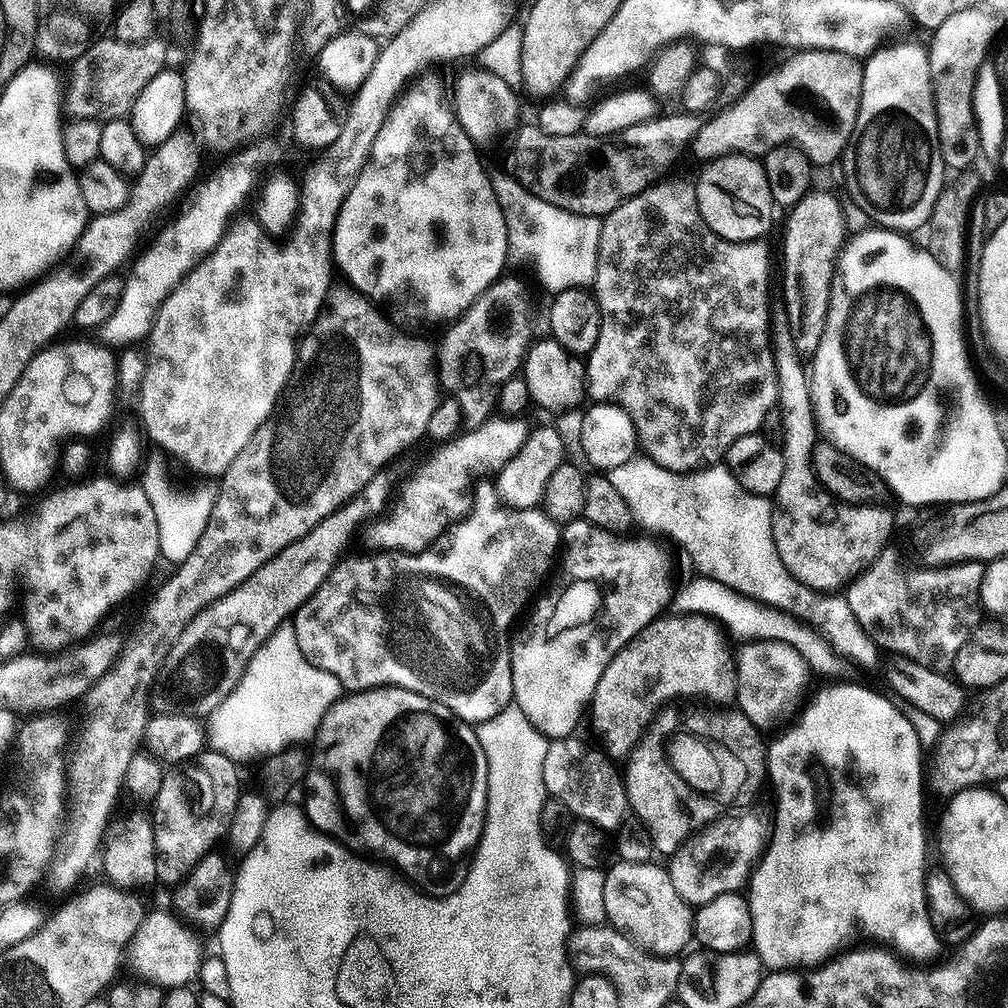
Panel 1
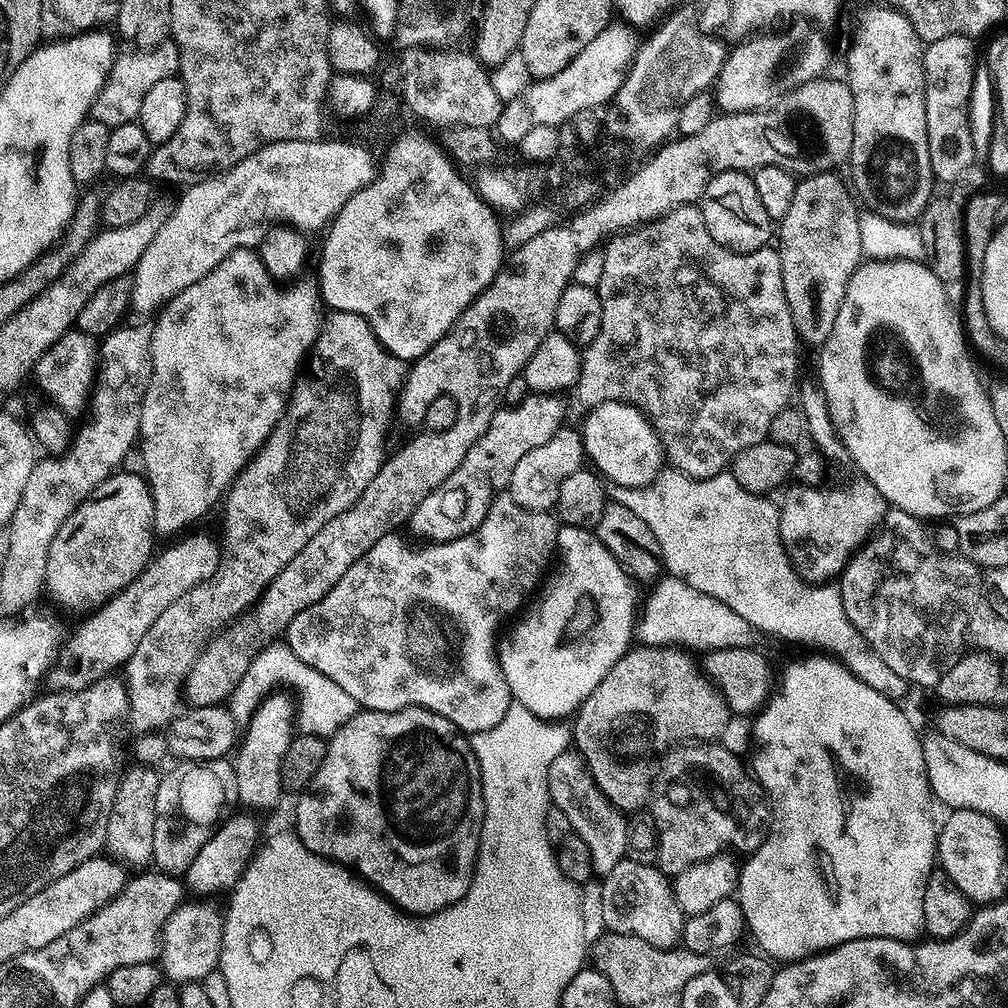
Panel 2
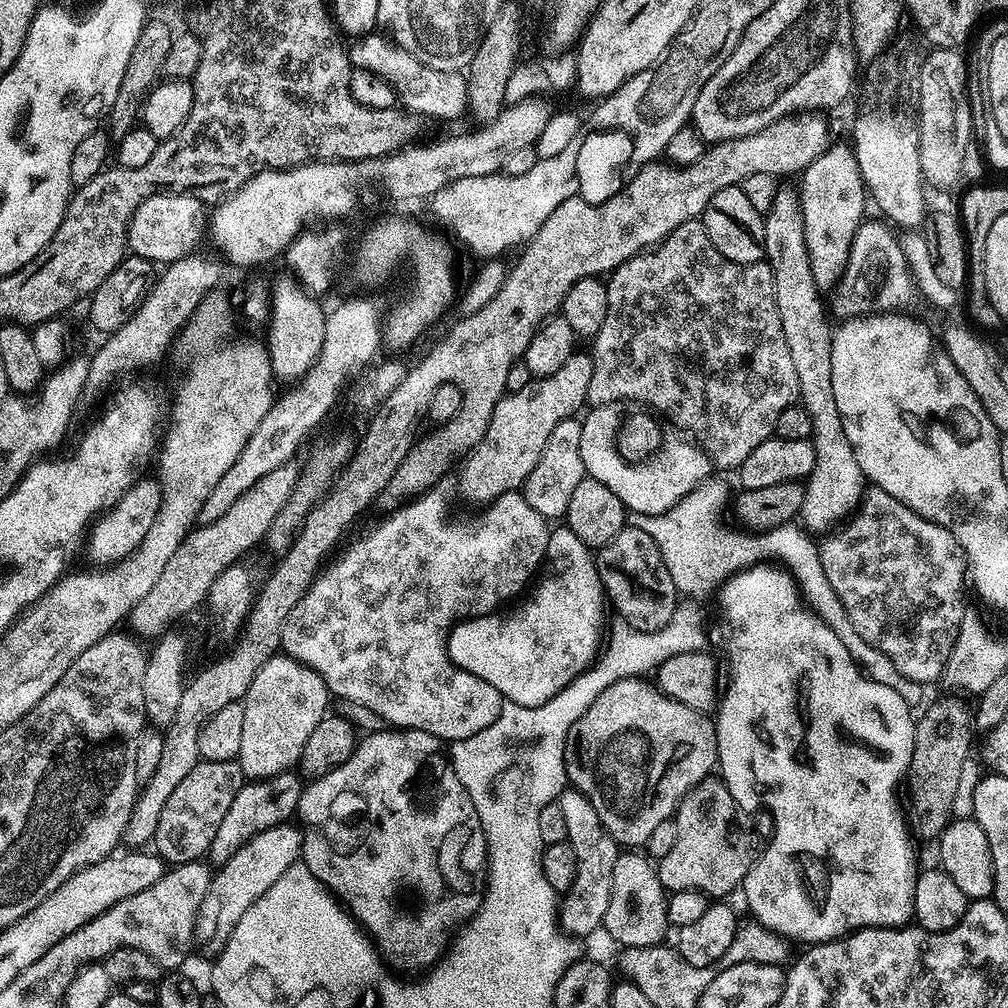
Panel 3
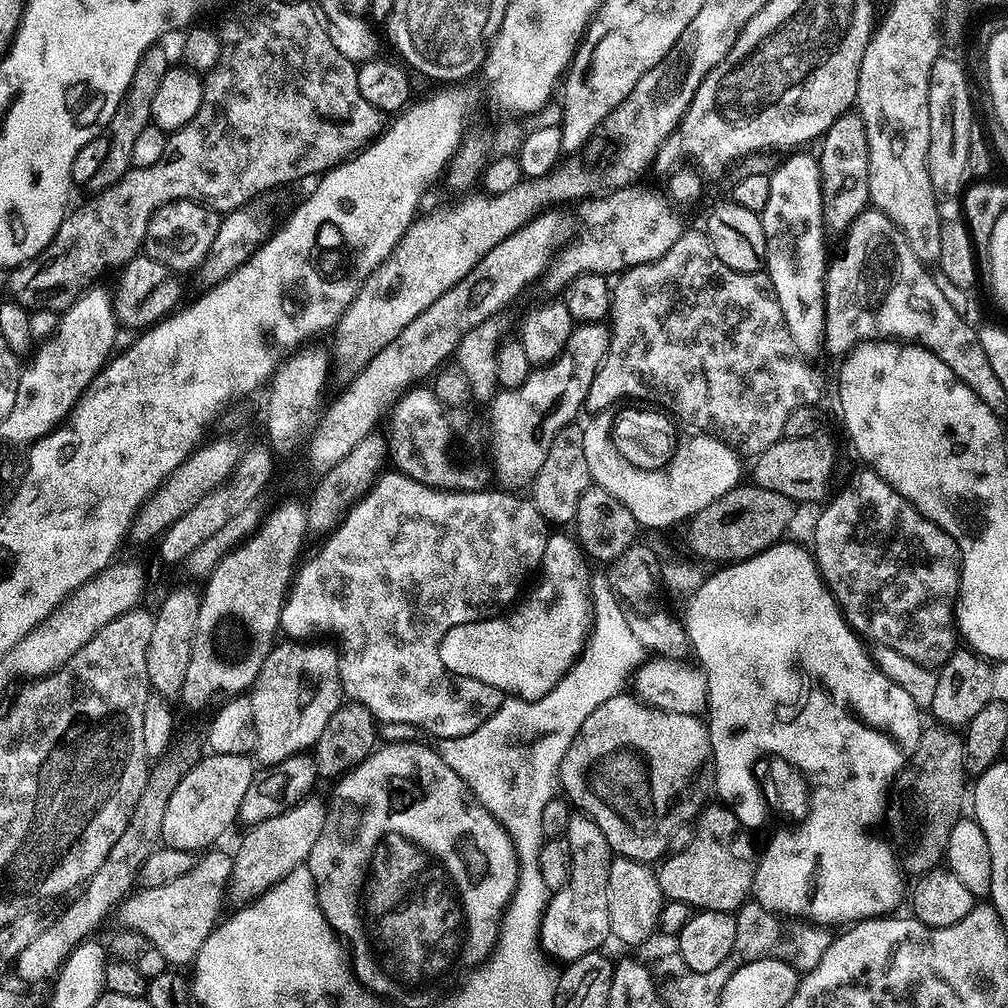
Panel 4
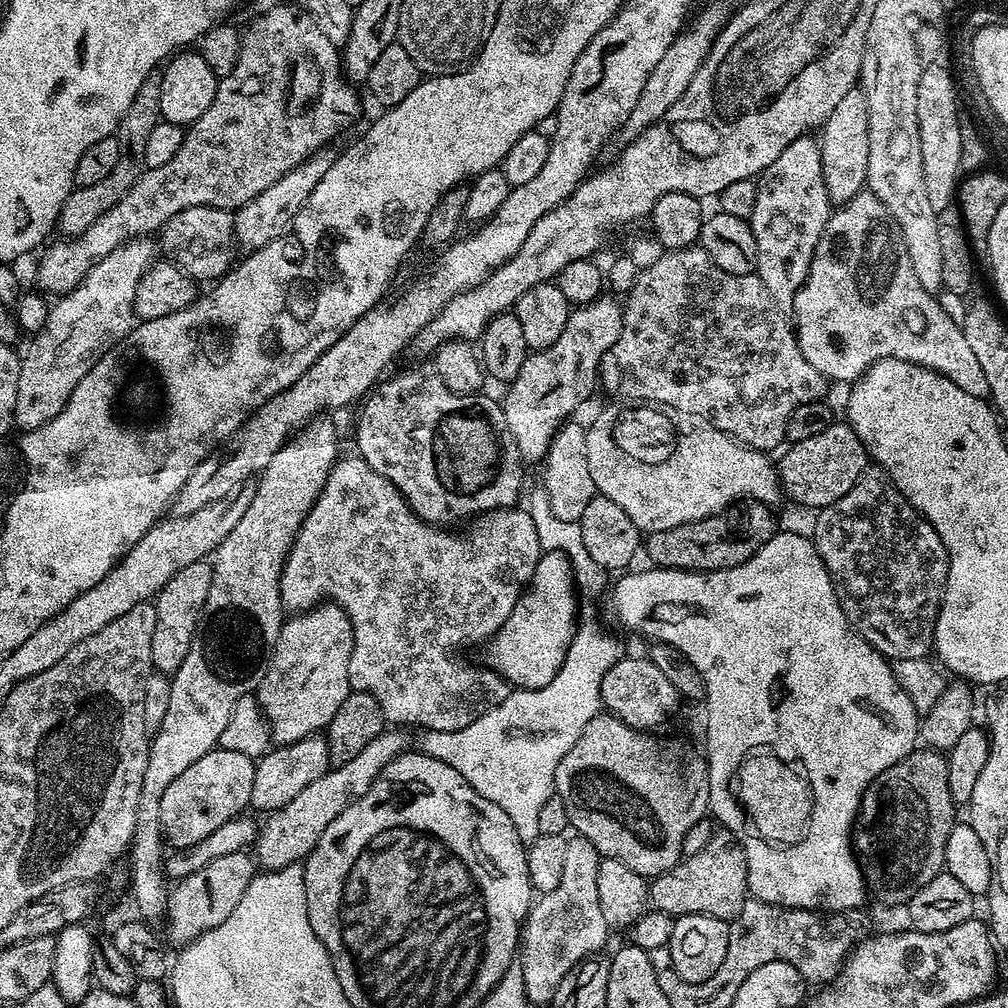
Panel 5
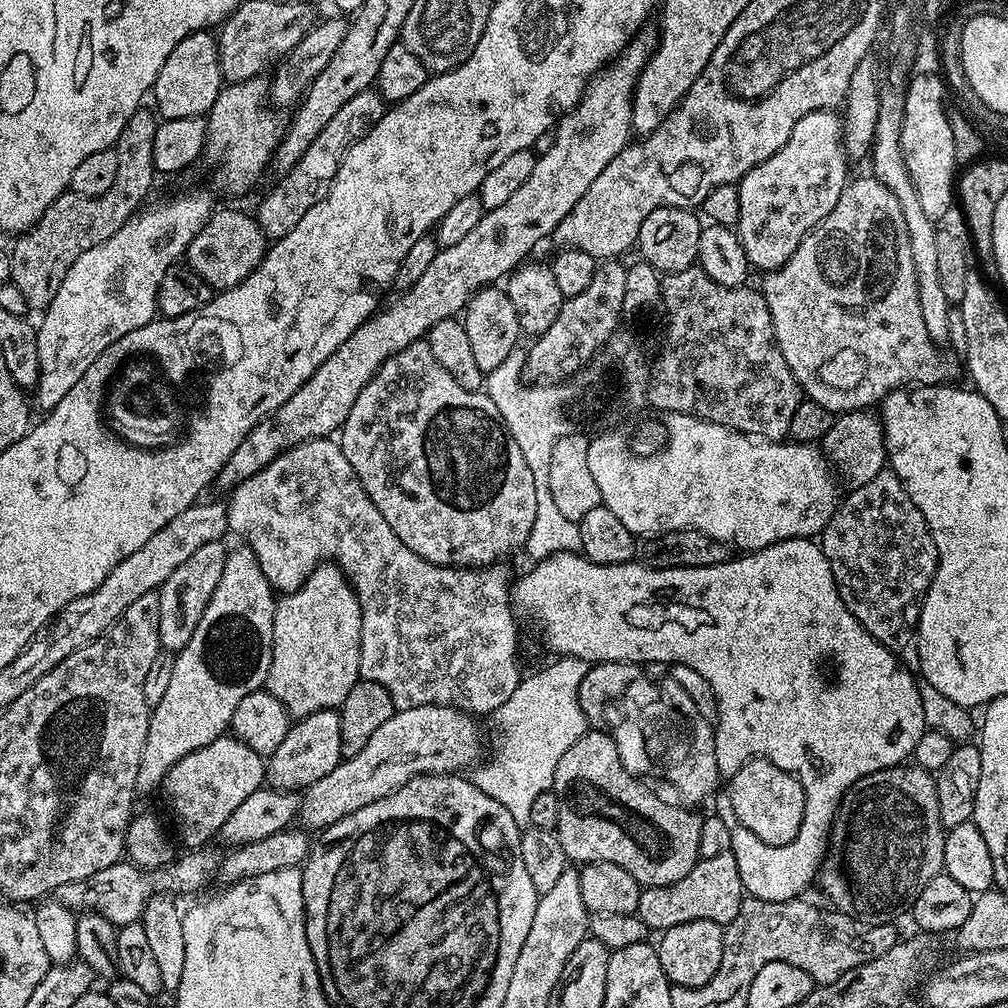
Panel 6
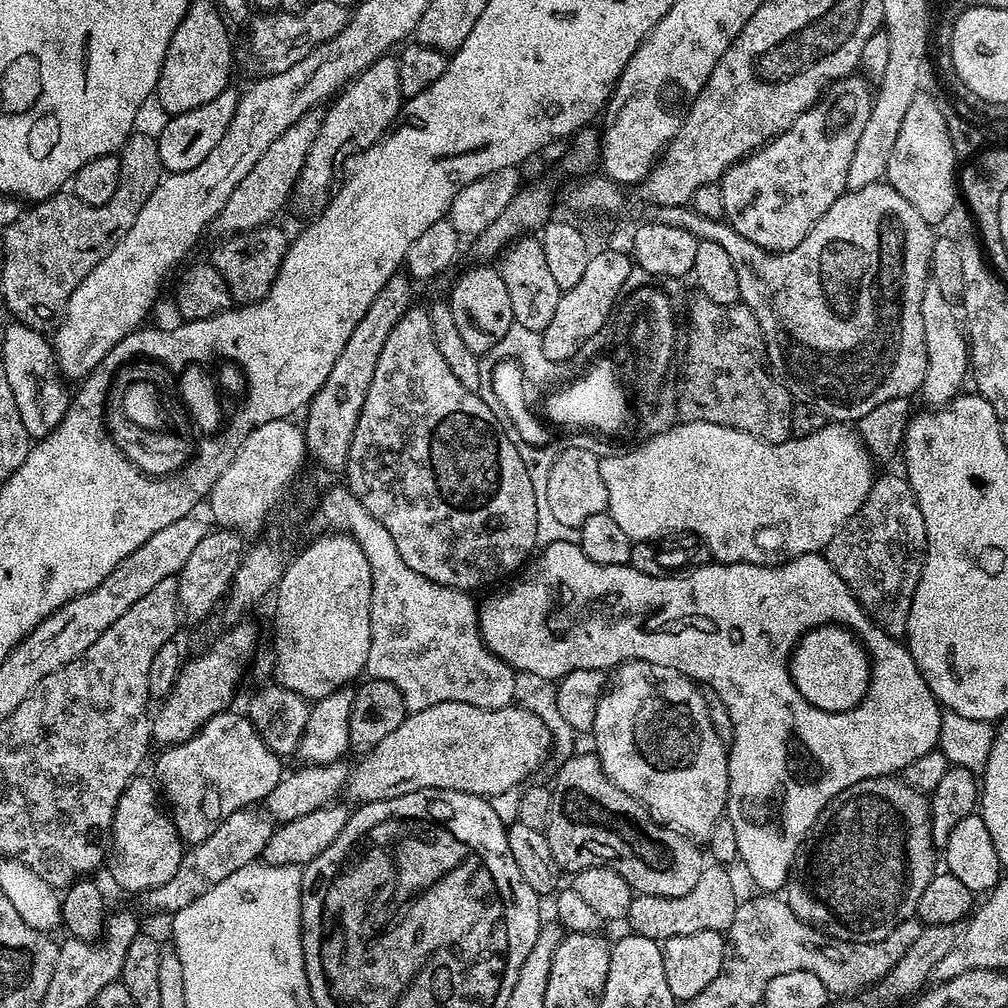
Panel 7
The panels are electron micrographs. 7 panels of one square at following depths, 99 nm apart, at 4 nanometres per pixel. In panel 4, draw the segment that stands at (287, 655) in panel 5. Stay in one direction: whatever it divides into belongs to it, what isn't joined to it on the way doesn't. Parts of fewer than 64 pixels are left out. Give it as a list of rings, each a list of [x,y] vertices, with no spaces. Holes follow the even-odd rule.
[[[324,642],[284,643],[288,644],[273,647],[250,689],[256,731],[254,756],[264,766],[307,753],[318,742],[318,734],[326,730],[330,714],[342,703],[337,649],[327,648]]]

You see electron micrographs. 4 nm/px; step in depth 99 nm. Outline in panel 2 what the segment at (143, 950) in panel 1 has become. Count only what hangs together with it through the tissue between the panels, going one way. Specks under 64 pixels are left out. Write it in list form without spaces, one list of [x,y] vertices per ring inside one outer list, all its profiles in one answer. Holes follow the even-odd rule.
[[[208,898],[193,899],[193,904],[189,902],[181,903],[180,907],[170,914],[170,918],[164,927],[162,937],[162,972],[169,981],[179,982],[181,985],[192,981],[202,982],[208,974],[217,971],[220,966],[220,951],[223,948],[223,928],[225,913],[215,908],[213,901]]]

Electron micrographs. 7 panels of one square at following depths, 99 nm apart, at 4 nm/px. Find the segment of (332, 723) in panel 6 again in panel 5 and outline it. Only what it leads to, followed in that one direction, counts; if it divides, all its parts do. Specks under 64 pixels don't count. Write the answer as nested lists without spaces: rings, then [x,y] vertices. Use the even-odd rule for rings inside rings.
[[[323,735],[307,736],[293,744],[282,744],[273,747],[265,756],[256,760],[254,770],[254,790],[250,790],[250,805],[257,813],[271,814],[286,802],[291,802],[296,795],[302,794],[310,782],[322,778],[330,771],[328,763],[328,742]]]

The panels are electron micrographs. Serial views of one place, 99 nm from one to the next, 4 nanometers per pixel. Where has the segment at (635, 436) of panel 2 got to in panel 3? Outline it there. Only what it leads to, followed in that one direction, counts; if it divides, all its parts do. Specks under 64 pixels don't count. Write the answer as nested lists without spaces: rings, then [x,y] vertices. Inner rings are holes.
[[[619,403],[601,404],[587,409],[588,417],[582,420],[582,462],[589,477],[602,486],[610,486],[614,494],[624,503],[625,509],[632,514],[657,516],[670,510],[683,496],[703,484],[710,476],[710,461],[691,439],[679,435],[665,435],[660,449],[646,462],[624,468],[620,464],[618,452],[612,452],[612,439],[620,433],[622,408]],[[589,411],[589,412],[588,412]],[[684,439],[684,440],[679,440]]]

